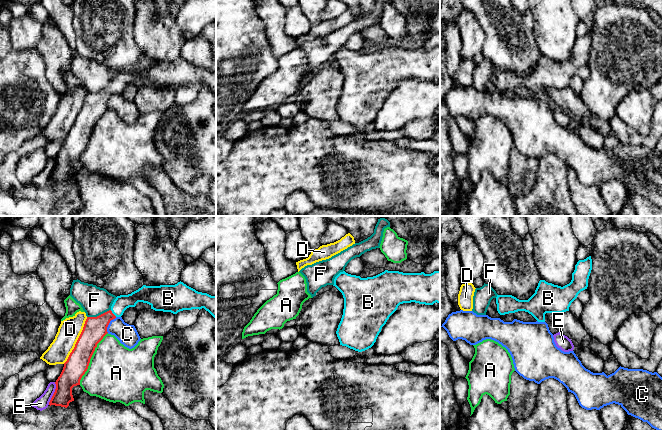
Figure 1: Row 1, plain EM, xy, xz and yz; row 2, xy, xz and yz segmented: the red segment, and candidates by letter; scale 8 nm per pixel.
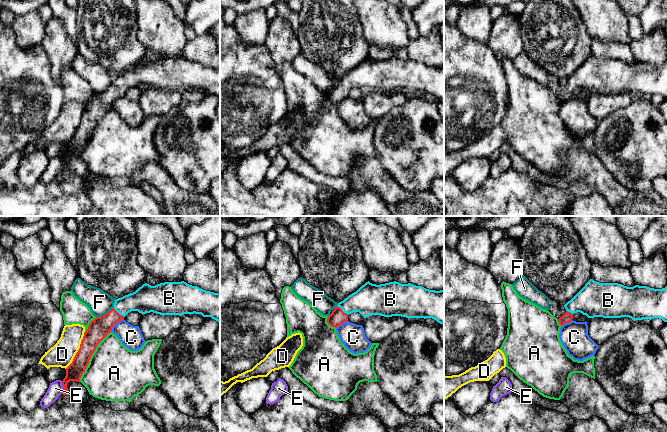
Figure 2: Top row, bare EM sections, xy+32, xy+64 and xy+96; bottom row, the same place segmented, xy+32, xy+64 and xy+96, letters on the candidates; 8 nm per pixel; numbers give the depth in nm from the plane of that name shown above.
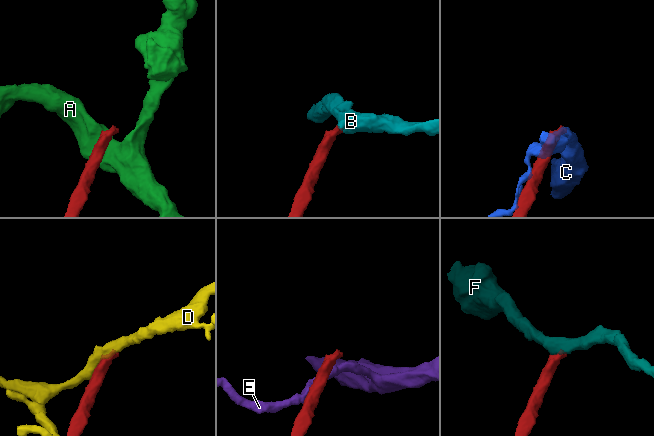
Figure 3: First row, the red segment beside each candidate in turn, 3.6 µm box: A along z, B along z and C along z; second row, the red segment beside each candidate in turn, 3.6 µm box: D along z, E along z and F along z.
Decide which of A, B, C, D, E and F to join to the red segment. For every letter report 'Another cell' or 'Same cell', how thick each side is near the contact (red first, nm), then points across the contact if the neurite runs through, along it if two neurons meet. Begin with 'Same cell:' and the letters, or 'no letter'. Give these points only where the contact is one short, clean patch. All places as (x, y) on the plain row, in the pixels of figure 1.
Same cell: B
A: Another cell. Thickness 190 nm (red) against 460 nm
B: Same cell. Thickness 190 nm (red) against 120 nm. Path across: xy (95, 104), (112, 89), (121, 79)
C: Another cell. Thickness 190 nm (red) against 160 nm. Boundary: xy (116, 93), (110, 97), (107, 108)
D: Another cell. Thickness 190 nm (red) against 180 nm
E: Another cell. Thickness 170 nm (red) against 110 nm. Boundary: xy (55, 158), (55, 167), (48, 180)
F: Another cell. Thickness 190 nm (red) against 220 nm. Boundary: xy (110, 85), (96, 92), (87, 93)

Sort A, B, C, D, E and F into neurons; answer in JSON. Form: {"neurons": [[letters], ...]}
{"neurons": [["A"], ["B"], ["C"], ["D"], ["E"], ["F"]]}

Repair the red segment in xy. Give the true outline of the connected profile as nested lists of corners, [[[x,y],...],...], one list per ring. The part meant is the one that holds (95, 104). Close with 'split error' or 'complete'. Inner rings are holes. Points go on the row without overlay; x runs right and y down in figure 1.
[[[181,57],[175,61],[143,61],[131,70],[117,72],[109,87],[97,93],[87,93],[75,123],[55,158],[56,165],[49,178],[50,182],[67,184],[74,177],[72,164],[80,161],[97,120],[108,109],[110,97],[121,93],[127,84],[135,83],[138,78],[149,80],[155,87],[173,90],[204,84],[216,95],[216,72],[198,68]]] | split error

